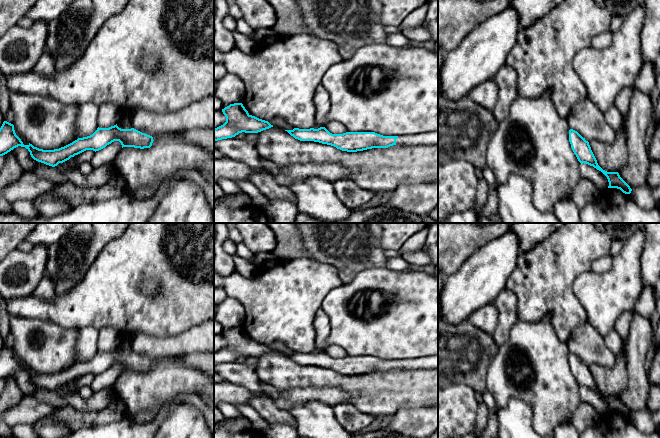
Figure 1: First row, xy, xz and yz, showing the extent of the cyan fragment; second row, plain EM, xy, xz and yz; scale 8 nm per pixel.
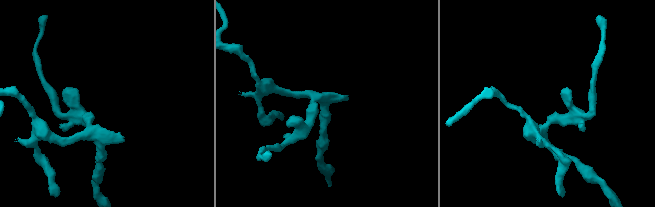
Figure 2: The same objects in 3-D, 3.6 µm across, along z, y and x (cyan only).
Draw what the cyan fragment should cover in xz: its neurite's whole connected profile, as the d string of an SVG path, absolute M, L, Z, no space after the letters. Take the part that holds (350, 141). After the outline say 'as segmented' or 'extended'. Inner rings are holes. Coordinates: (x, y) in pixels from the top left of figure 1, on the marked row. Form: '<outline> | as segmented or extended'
M325 127L318 129L294 128L293 130L285 131L300 141L319 142L347 152L388 148L393 145L420 146L438 144L438 131L403 136L383 136L375 132L332 134Z | extended

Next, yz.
M573 129L569 130L569 142L574 154L581 164L586 163L590 166L593 166L607 177L609 182L608 188L620 189L625 194L631 193L632 189L620 177L618 172L607 172L598 165L597 160L589 145L589 142L586 141L585 138L583 138L577 131Z | as segmented

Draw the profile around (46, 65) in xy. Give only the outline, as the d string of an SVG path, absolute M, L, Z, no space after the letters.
M45 48L39 61L35 65L34 72L42 74L44 76L52 76L55 72L55 61L50 52Z

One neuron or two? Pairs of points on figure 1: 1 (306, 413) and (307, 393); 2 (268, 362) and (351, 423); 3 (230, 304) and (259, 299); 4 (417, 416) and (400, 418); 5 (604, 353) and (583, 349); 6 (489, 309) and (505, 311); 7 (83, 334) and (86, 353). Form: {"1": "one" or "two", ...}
{"1": "two", "2": "two", "3": "two", "4": "one", "5": "one", "6": "two", "7": "one"}

